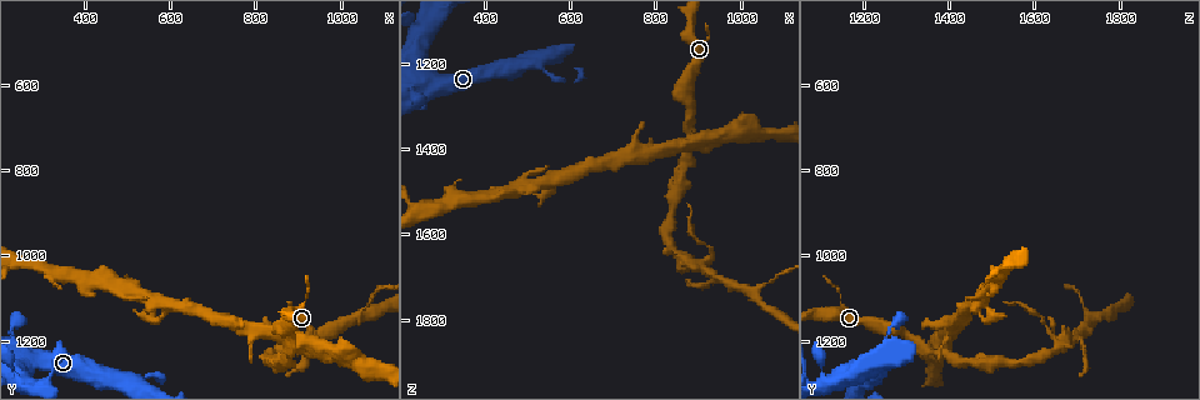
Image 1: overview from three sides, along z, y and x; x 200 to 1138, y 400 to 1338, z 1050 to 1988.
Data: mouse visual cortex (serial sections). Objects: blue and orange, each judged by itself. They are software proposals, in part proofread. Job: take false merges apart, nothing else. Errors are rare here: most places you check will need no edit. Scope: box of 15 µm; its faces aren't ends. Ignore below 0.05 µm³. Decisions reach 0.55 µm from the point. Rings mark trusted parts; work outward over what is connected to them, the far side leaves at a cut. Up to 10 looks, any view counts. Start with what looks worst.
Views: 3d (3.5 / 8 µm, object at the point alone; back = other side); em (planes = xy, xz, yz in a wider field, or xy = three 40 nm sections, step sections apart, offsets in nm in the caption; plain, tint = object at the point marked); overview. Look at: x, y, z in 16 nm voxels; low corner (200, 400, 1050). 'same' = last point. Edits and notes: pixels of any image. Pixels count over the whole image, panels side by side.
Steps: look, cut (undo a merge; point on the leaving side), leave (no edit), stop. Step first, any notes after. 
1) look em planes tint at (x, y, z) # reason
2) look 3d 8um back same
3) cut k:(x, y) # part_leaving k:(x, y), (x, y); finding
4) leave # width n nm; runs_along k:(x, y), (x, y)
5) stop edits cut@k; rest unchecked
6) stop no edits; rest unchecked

look 3d 8um at (900, 1210, 1370) # arms run side by side

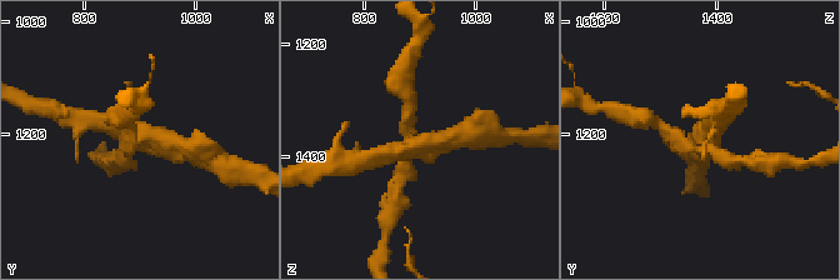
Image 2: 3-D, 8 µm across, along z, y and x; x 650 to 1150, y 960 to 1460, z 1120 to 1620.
look em xy step 1 tint at (895, 1210, 1380)

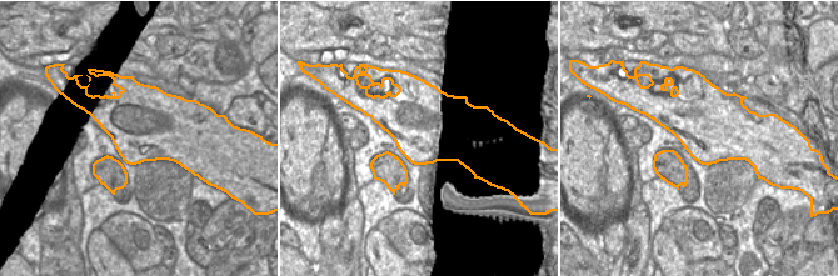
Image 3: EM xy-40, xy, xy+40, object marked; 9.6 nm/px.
leave # width 700 nm; runs_along 2:(408, 116), (415, 146), (386, 155); continuous, no second cell

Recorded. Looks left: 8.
look 3d 3.5um back at (900, 1205, 1670) # a fork

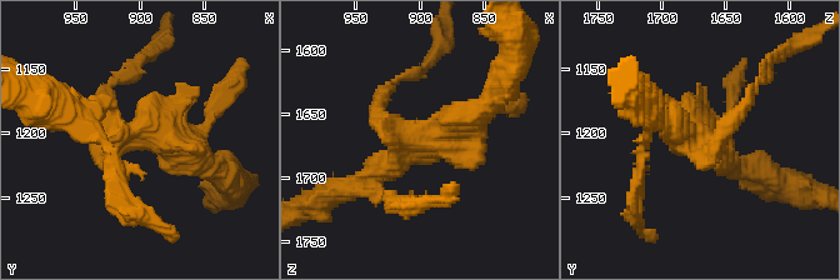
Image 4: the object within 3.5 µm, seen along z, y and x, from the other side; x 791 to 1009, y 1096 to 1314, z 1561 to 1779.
leave # runs_along 4:(484, 106), (354, 186); one cell here

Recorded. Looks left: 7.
look 3d 3.5um at (1025, 1145, 1735) # three-way junction

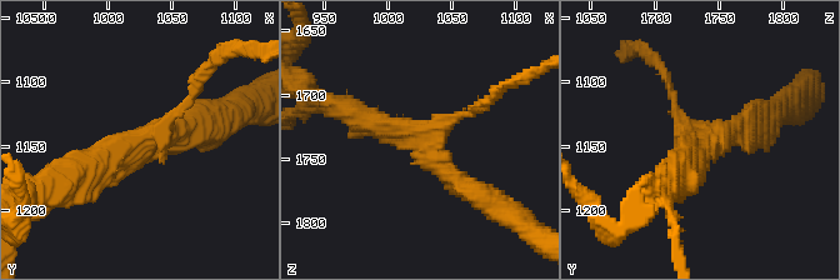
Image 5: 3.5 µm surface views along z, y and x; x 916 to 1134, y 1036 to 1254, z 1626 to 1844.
look em xy step 1 tint at (1028, 1146, 1734) # arms 3; arm_widths 150, 300, 350 nm; need the tissue

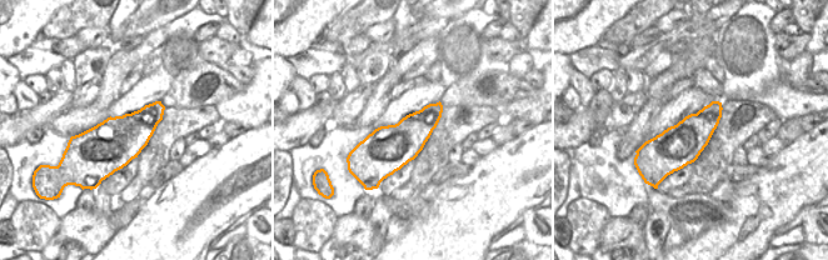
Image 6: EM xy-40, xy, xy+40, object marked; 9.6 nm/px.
look em xy step 3 tint same

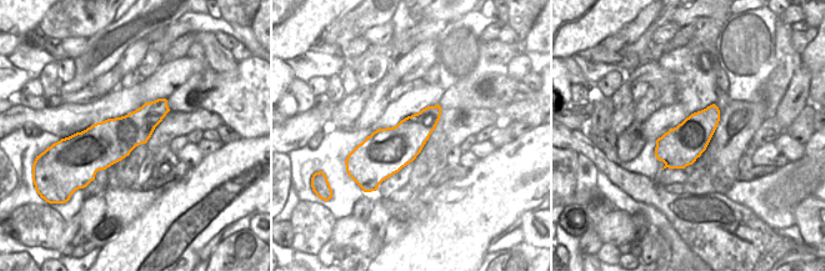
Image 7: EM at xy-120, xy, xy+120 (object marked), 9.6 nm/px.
leave # runs_along 5:(353, 113), (418, 138), (479, 195); one cell here

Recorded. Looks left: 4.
look 3d 8um at (560, 1120, 1480) # arms part here

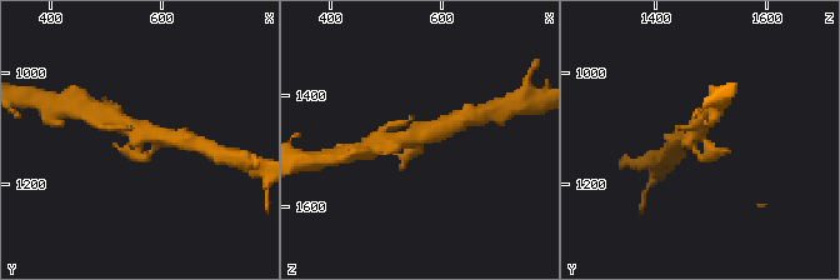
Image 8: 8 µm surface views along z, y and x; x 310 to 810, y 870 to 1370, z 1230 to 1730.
look em planes tint at (560, 1115, 1490) # arms 3; arm_widths 300, 500, 500 nm

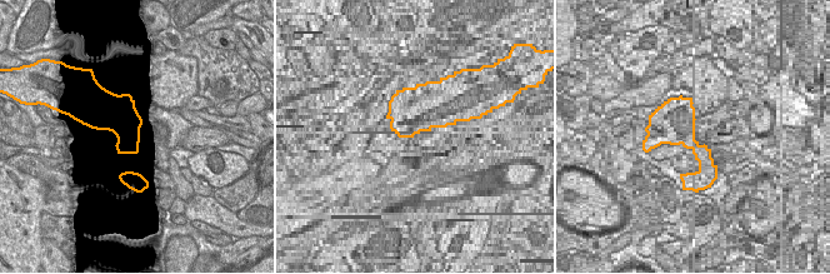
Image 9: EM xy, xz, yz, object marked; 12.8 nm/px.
leave # width 420 nm; runs_along 8:(169, 139), (105, 116); continuous, no second cell

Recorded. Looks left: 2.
stop no edits; rest unchecked

